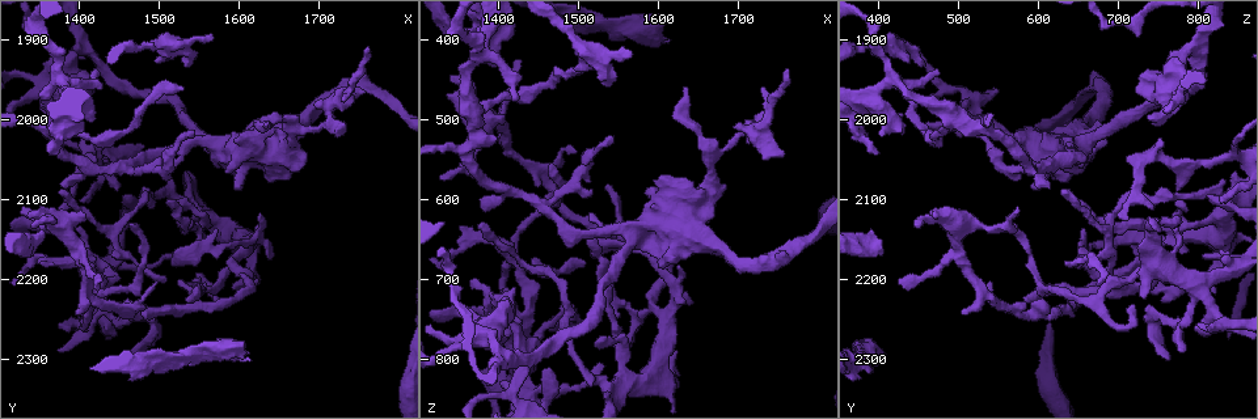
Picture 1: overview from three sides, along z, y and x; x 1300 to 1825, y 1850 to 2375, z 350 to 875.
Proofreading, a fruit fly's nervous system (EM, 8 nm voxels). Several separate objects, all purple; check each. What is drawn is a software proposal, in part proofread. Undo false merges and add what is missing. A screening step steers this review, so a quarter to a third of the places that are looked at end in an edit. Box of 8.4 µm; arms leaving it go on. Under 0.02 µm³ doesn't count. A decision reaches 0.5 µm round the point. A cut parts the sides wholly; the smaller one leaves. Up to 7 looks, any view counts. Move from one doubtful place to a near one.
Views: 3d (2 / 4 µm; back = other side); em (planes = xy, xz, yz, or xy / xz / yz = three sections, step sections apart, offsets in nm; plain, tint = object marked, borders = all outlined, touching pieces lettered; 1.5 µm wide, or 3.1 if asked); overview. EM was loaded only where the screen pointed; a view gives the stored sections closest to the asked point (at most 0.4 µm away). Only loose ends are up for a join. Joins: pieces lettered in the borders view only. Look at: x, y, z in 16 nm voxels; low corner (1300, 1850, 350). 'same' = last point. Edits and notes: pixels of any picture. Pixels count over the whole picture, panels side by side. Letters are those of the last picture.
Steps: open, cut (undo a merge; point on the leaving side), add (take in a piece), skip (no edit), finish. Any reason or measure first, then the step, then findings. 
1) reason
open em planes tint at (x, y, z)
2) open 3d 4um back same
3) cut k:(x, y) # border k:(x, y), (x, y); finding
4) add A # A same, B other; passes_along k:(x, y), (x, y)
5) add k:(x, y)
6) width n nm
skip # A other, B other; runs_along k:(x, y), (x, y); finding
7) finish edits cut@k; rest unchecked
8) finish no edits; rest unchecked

open em xz step 4 tint at (1755, 1965, 545)

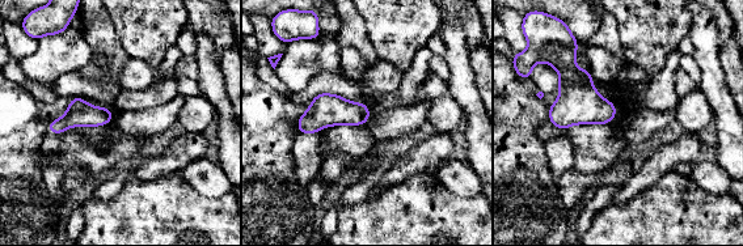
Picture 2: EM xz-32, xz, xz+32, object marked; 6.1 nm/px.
another direction
open em planes borders same

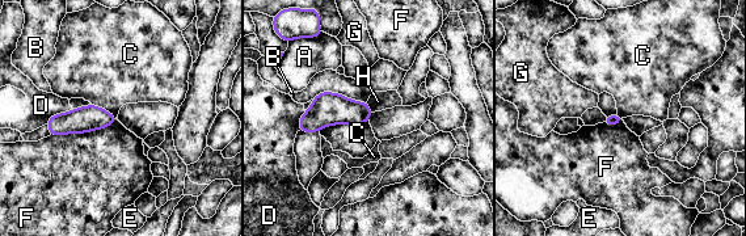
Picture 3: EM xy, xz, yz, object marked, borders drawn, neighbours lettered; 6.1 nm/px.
skip # A other, B other, C other, D other, E other, F other, G other, H other; border 3:(92, 104), (117, 117); no lettered piece goes on from it

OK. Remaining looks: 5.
an open end
open em planes plain at (1465, 2130, 555)

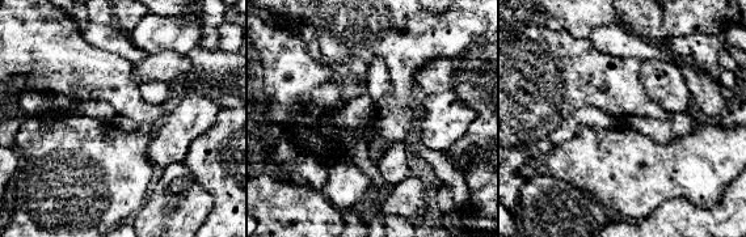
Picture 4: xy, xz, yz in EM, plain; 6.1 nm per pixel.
where the object lies
open em planes tint same

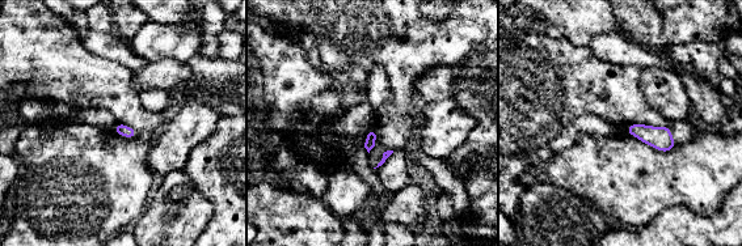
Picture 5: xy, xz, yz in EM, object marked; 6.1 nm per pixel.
see the neighbours
open em planes borders same

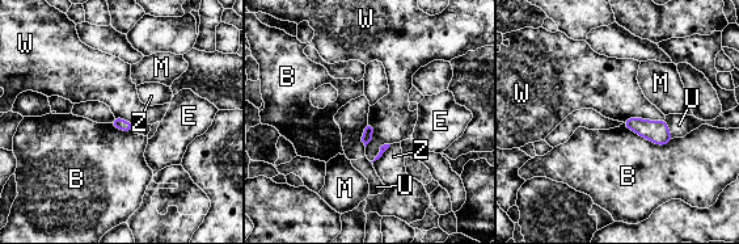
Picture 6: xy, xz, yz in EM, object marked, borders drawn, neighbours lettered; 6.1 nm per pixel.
skip # B other, E other, M other, U other, W other, Z other; border 6:(664, 117), (620, 121); none of them fits

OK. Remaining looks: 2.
open 3d 4um at (1410, 1965, 720)

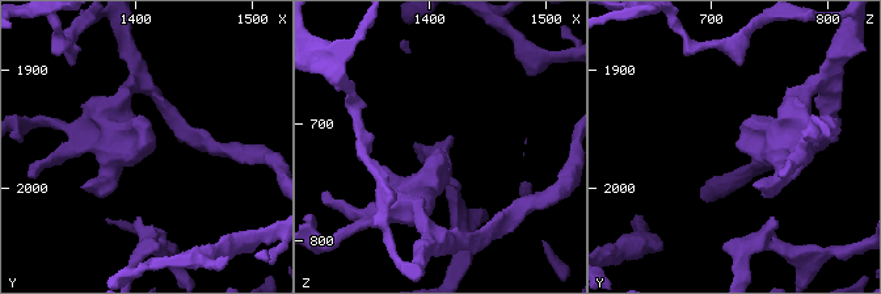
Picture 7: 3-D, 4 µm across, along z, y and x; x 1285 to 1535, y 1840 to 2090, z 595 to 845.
shape alone is not enough
open em planes borders at (1410, 1960, 720)

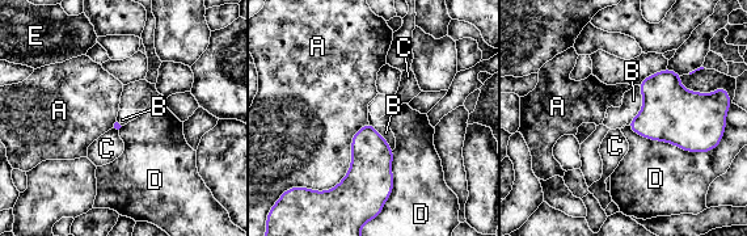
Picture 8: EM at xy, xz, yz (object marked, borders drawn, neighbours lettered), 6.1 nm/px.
skip # A other, B other, C other, D other, E other; none of them fits

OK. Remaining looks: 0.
finish no edits; rest unchecked

